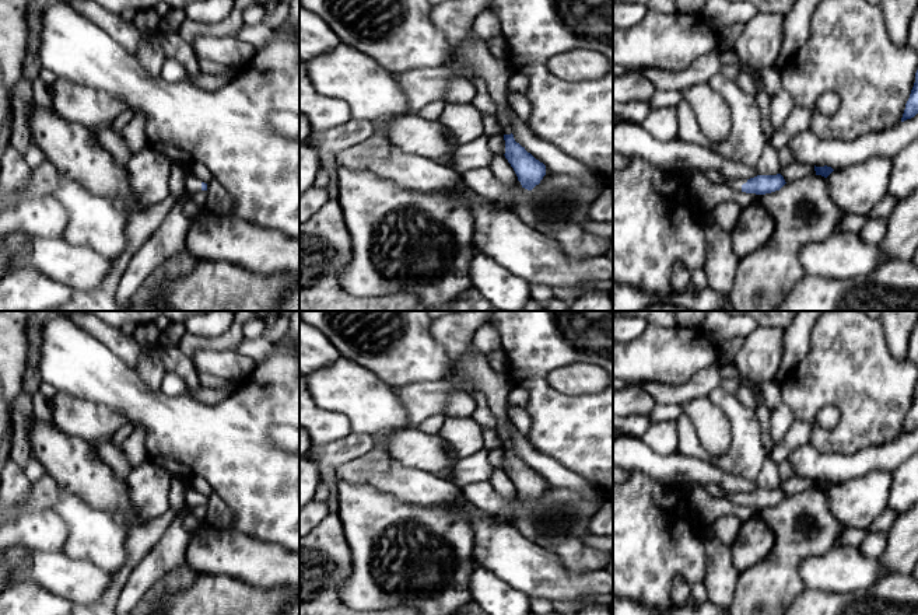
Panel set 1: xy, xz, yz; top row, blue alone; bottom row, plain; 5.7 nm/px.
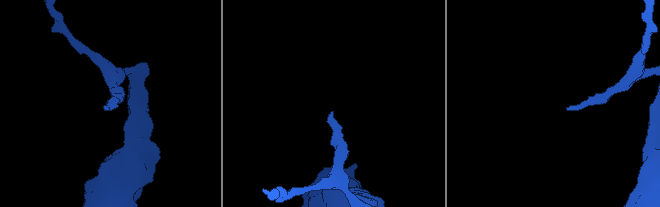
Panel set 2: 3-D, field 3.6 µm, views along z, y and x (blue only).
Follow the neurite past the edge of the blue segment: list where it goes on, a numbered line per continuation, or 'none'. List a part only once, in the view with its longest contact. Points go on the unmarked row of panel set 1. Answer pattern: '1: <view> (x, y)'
1: yz (735, 498)

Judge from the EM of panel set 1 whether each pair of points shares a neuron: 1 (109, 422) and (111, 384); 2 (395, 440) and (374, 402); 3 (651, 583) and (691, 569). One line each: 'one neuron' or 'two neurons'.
1: two neurons
2: two neurons
3: one neuron

